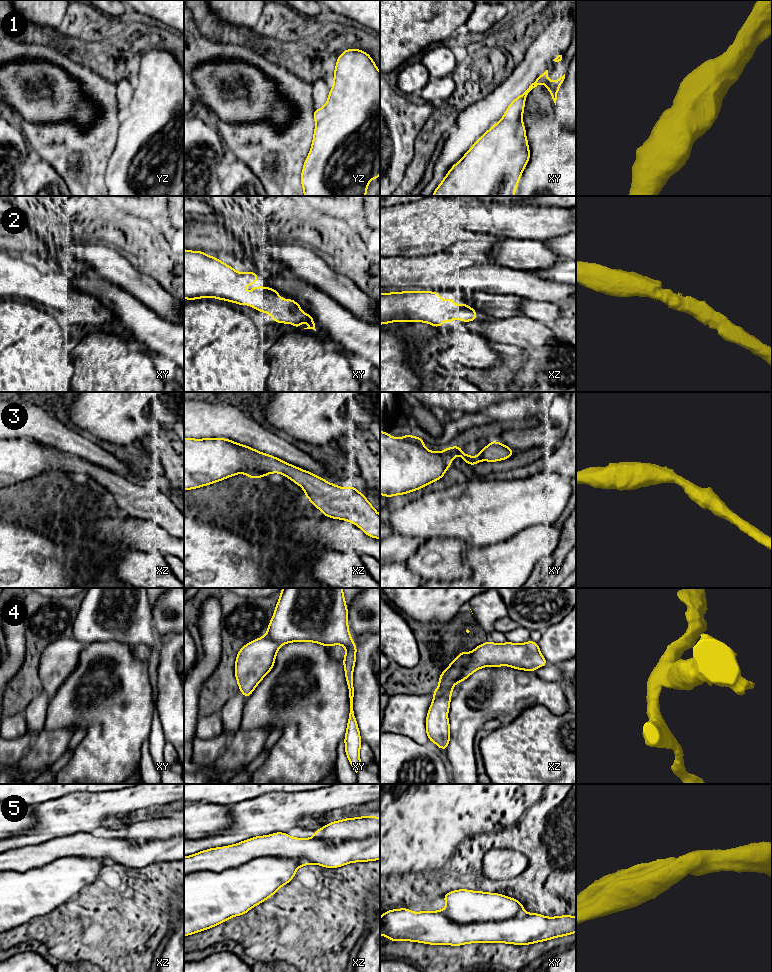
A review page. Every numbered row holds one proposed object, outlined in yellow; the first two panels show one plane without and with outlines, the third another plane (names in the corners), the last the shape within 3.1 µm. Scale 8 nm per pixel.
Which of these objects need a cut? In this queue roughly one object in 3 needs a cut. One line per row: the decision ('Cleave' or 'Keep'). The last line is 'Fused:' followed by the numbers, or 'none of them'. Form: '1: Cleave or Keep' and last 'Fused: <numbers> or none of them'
1: Keep
2: Keep
3: Keep
4: Cleave
5: Cleave
Fused: 4, 5

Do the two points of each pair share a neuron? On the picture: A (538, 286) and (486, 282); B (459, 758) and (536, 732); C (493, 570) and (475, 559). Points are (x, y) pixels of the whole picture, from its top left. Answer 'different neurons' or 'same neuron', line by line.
A: same neuron
B: different neurons
C: same neuron

